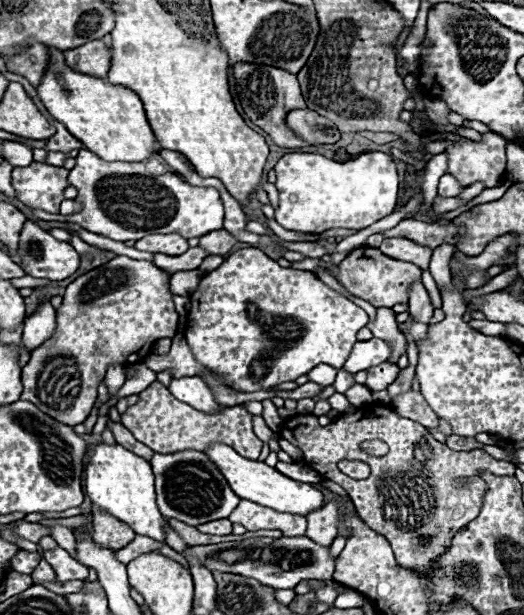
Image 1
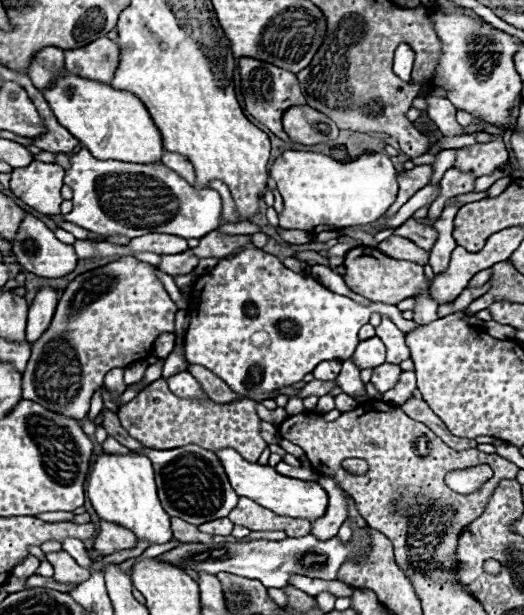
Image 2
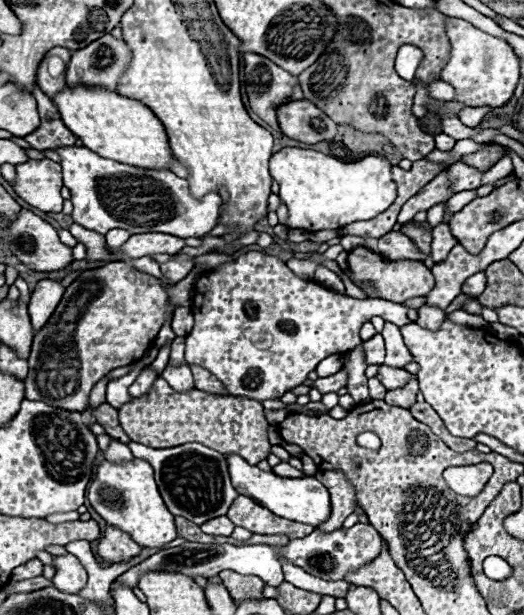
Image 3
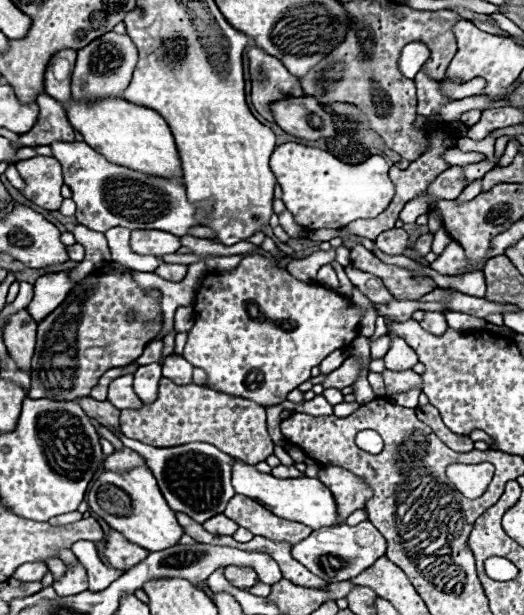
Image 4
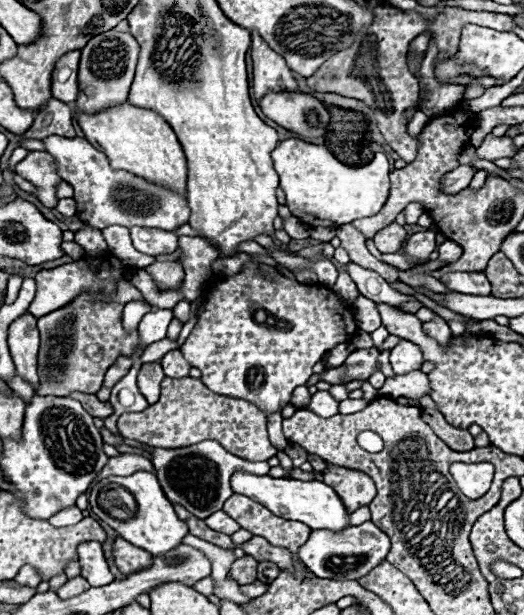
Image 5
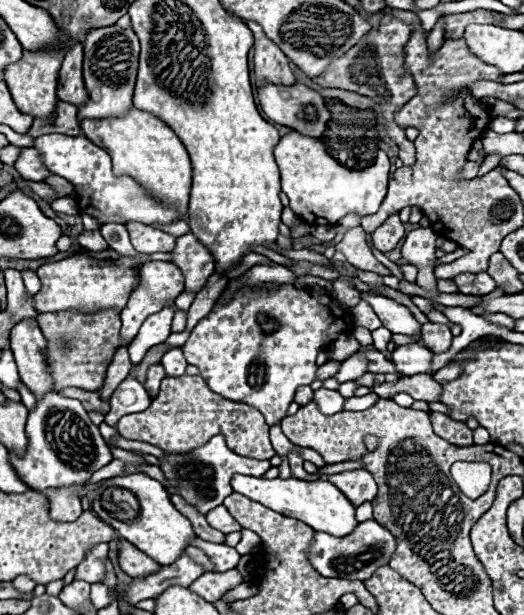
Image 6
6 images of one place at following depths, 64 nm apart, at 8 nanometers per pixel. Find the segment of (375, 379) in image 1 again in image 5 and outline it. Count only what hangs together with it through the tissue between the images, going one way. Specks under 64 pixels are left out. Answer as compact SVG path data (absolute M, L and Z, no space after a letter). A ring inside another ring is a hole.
M422 372L394 374L392 378L386 378L386 384L378 390L378 396L388 396L392 400L400 396L422 398L426 394L430 394L430 386L428 386L428 376Z

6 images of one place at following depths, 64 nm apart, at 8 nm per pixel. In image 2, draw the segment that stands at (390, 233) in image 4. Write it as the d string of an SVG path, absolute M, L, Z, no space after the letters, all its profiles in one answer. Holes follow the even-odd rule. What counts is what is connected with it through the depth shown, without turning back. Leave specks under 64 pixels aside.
M388 236L384 242L378 244L378 250L396 260L412 260L422 266L428 264L428 256L430 256L426 250L418 248L412 240L402 238L402 236Z

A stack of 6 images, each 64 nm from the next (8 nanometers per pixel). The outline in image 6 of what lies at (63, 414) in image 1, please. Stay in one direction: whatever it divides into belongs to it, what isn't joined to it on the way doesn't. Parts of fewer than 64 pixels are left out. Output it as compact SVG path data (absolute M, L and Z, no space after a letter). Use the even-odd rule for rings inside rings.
M106 308L98 312L80 312L80 310L64 310L52 314L40 314L38 318L40 330L46 338L46 360L48 372L52 376L52 390L62 392L64 388L80 388L98 392L104 384L104 374L108 364L114 358L118 348L128 348L124 340L120 340L120 310Z

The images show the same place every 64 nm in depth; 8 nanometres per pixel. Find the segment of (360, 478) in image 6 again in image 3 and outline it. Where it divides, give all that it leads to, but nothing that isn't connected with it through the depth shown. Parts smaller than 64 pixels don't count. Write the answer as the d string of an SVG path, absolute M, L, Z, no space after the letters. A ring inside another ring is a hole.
M334 470L316 472L316 480L320 480L328 488L330 502L332 502L330 518L324 524L318 524L316 528L322 532L334 532L336 528L342 526L346 516L350 516L354 512L354 508L358 506L354 488L348 484L348 480L344 478L342 472L334 472Z

